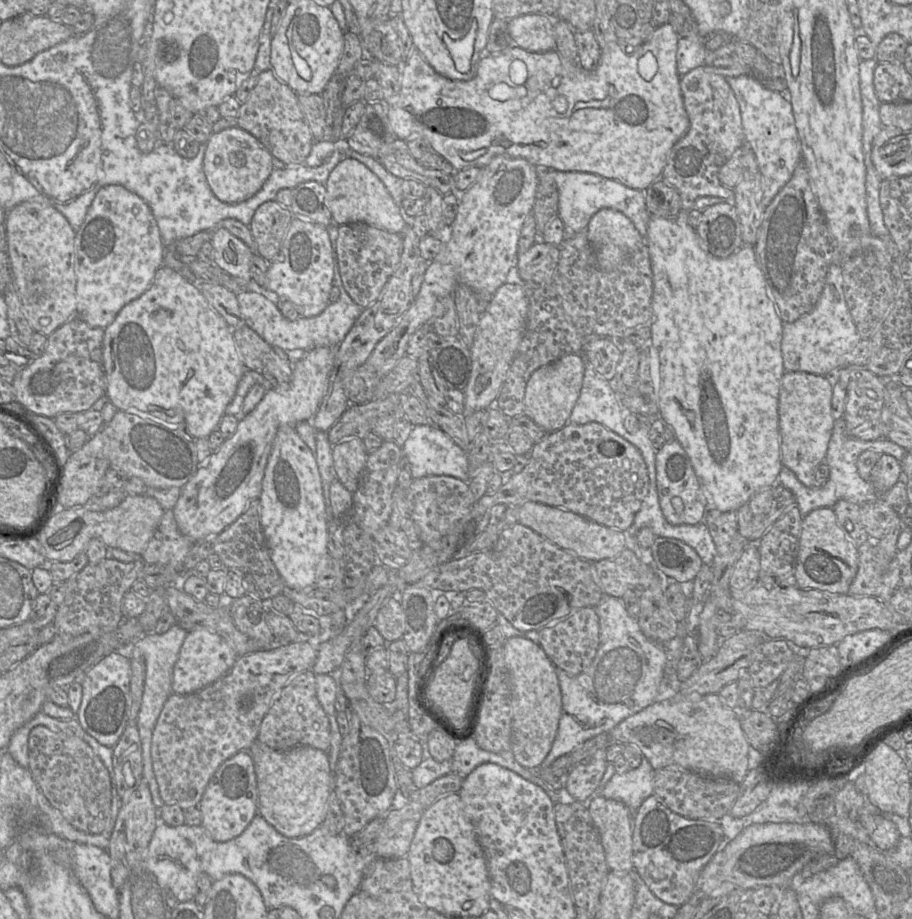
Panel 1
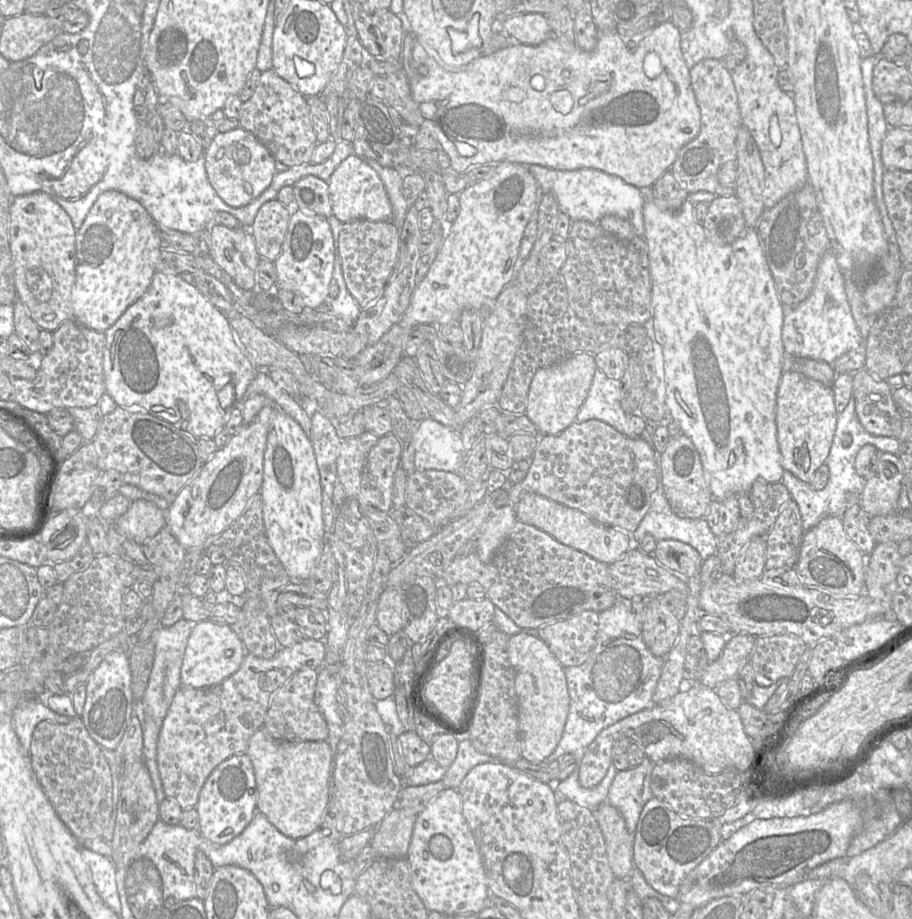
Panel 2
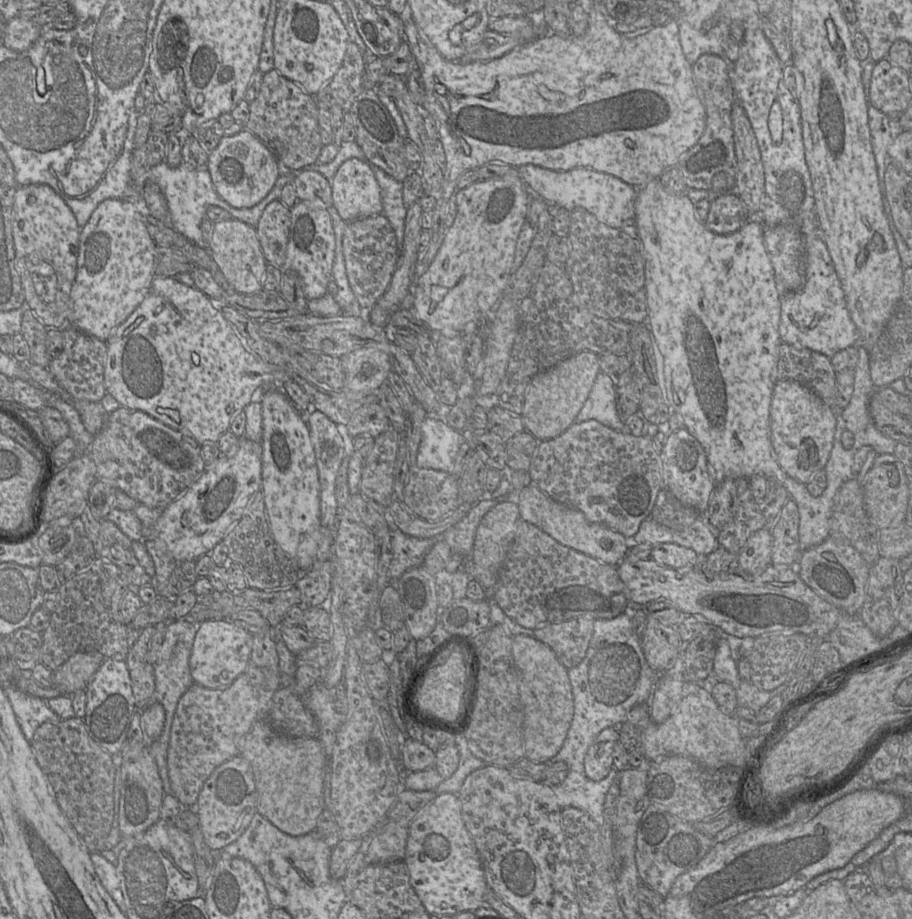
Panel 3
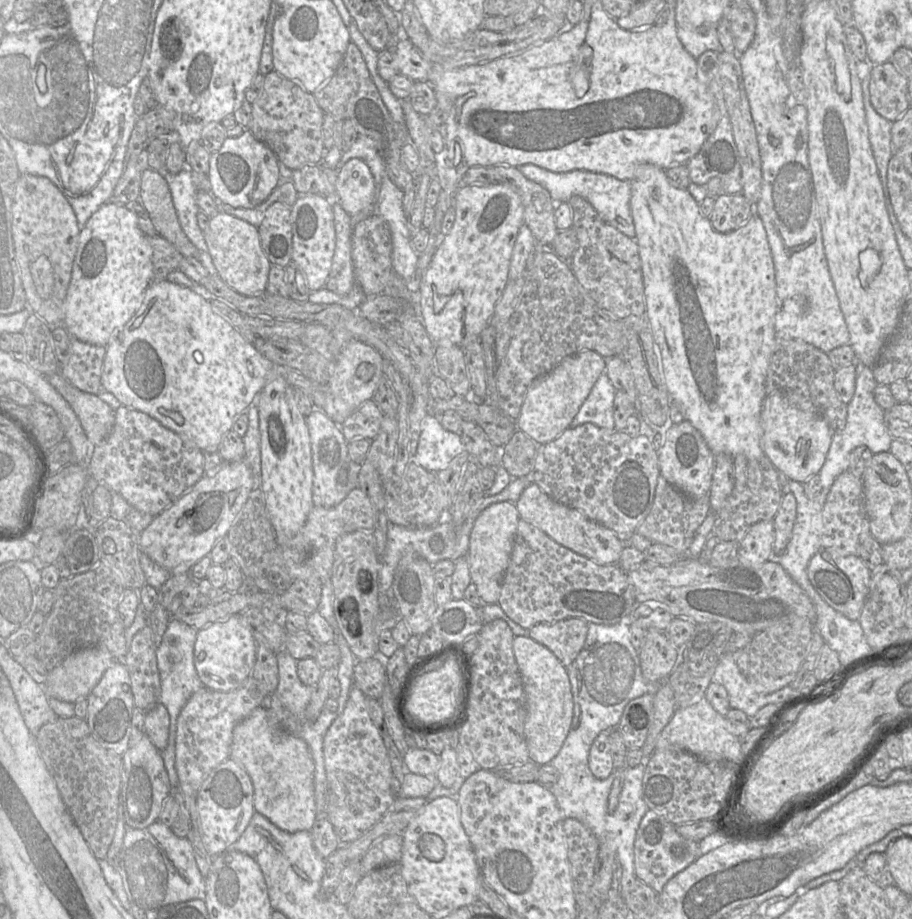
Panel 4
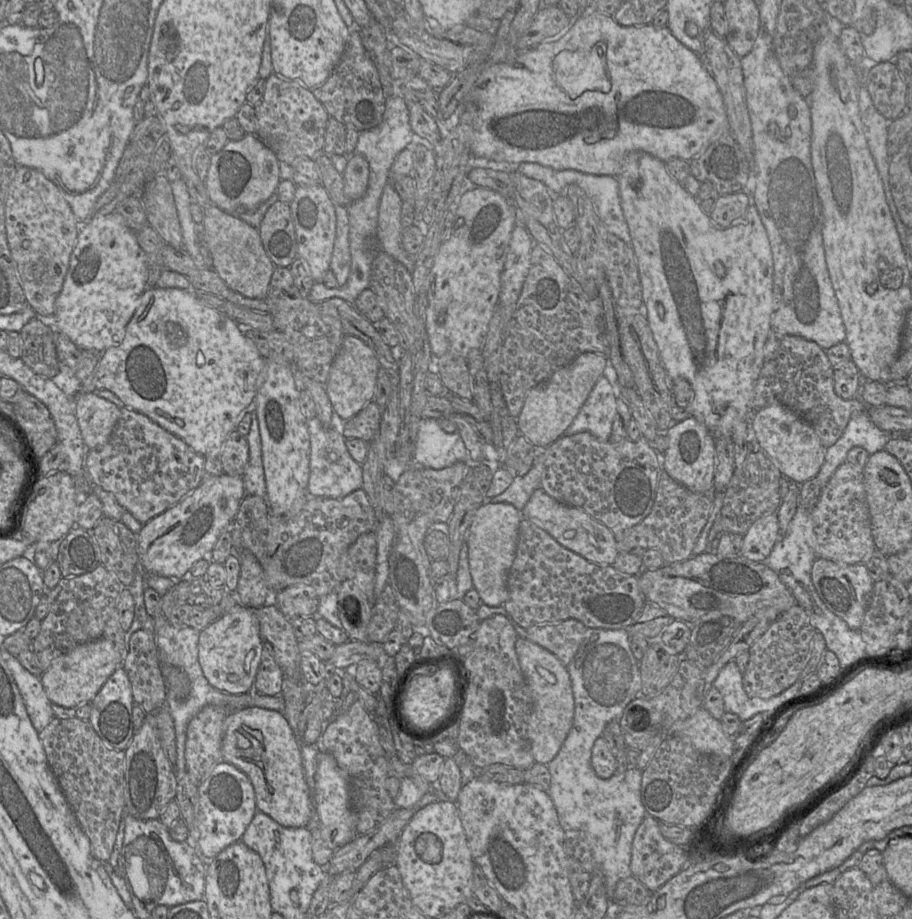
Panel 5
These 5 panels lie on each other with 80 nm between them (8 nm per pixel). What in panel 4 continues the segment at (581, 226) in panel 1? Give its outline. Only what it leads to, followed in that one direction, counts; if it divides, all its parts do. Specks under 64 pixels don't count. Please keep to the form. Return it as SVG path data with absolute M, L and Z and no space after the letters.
M533 164L518 166L518 169L526 178L543 186L554 202L567 202L574 195L583 197L592 205L603 222L635 239L636 231L630 207L631 182L604 173L584 170L555 173Z

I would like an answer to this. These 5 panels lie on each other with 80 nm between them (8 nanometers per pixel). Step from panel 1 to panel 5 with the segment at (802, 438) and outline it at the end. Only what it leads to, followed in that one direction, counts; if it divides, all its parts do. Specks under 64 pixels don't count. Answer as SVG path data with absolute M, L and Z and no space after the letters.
M780 403L768 405L752 413L750 427L759 448L789 481L802 485L817 476L825 460L826 448L812 426L793 410Z

